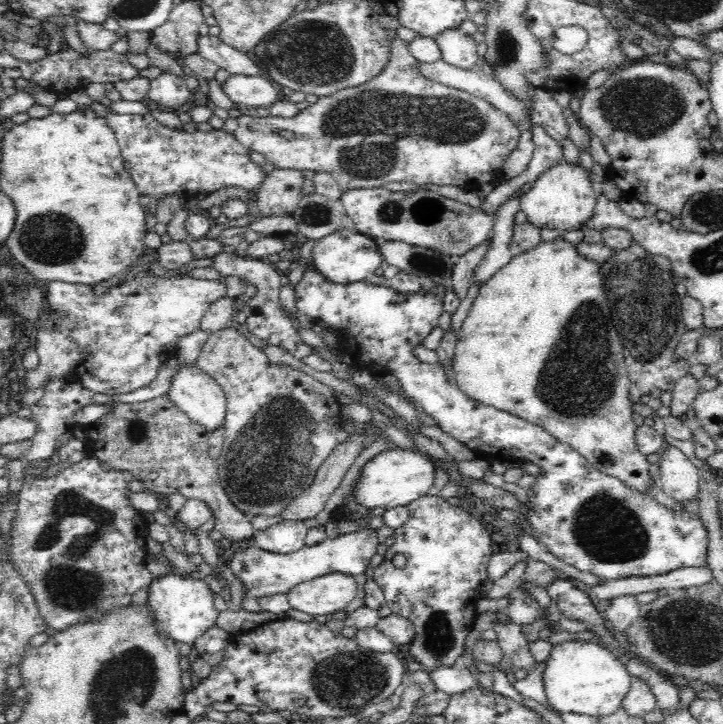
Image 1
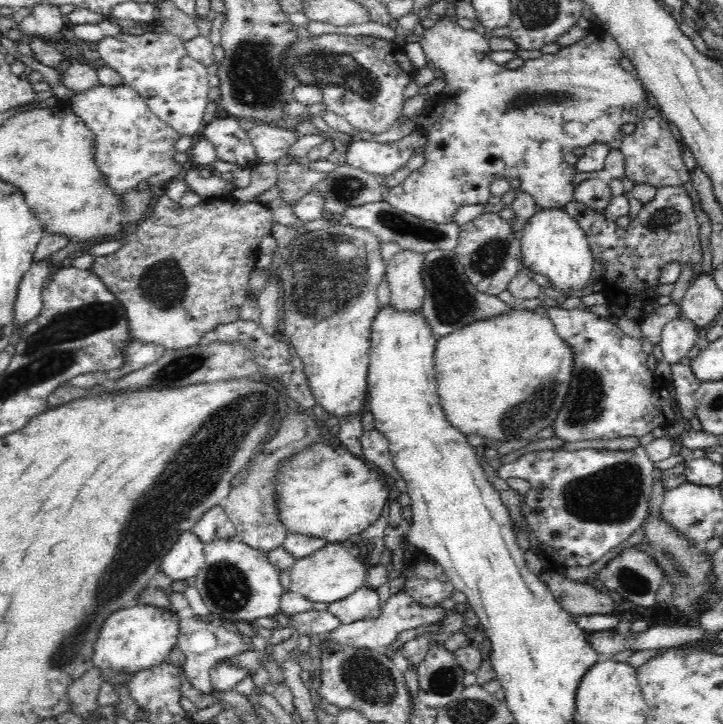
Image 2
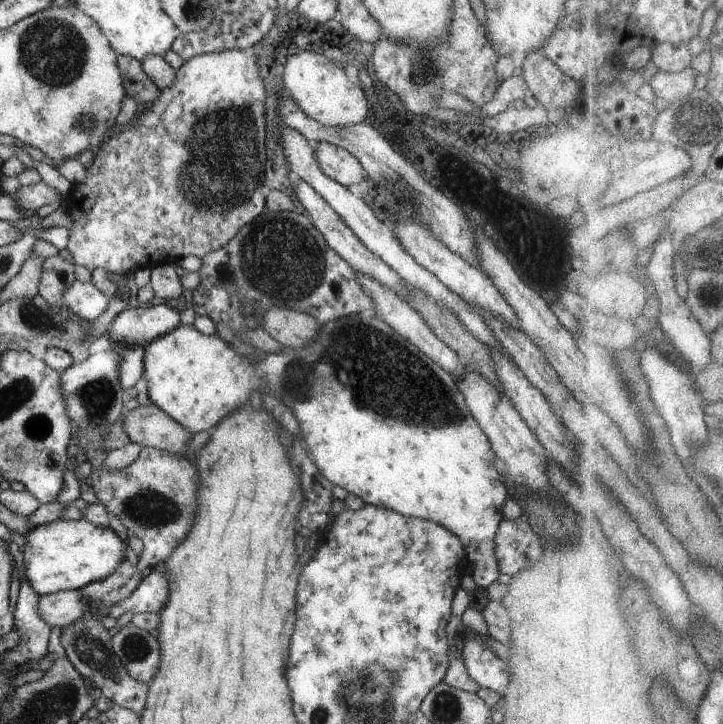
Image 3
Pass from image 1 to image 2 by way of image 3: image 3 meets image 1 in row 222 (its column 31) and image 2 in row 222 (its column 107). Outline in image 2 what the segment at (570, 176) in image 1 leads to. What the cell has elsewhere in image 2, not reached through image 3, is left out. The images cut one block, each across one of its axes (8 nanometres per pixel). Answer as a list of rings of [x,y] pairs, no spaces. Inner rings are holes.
[[[543,209],[529,219],[521,235],[523,266],[532,273],[548,277],[553,288],[564,291],[566,288],[582,289],[591,279],[594,270],[594,256],[588,243],[586,232],[562,209]]]

